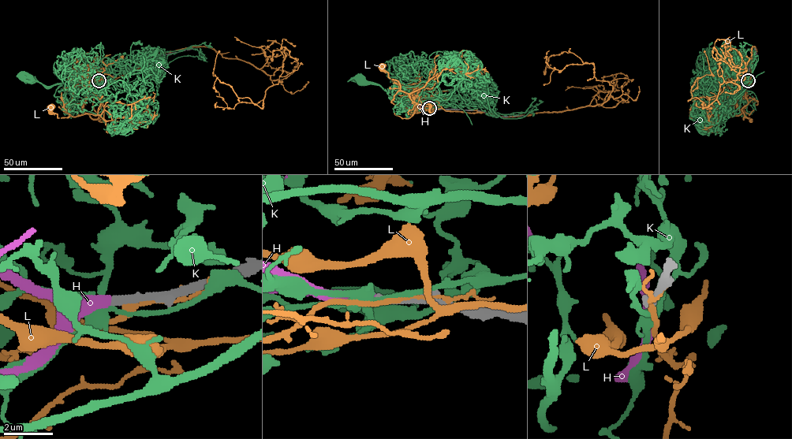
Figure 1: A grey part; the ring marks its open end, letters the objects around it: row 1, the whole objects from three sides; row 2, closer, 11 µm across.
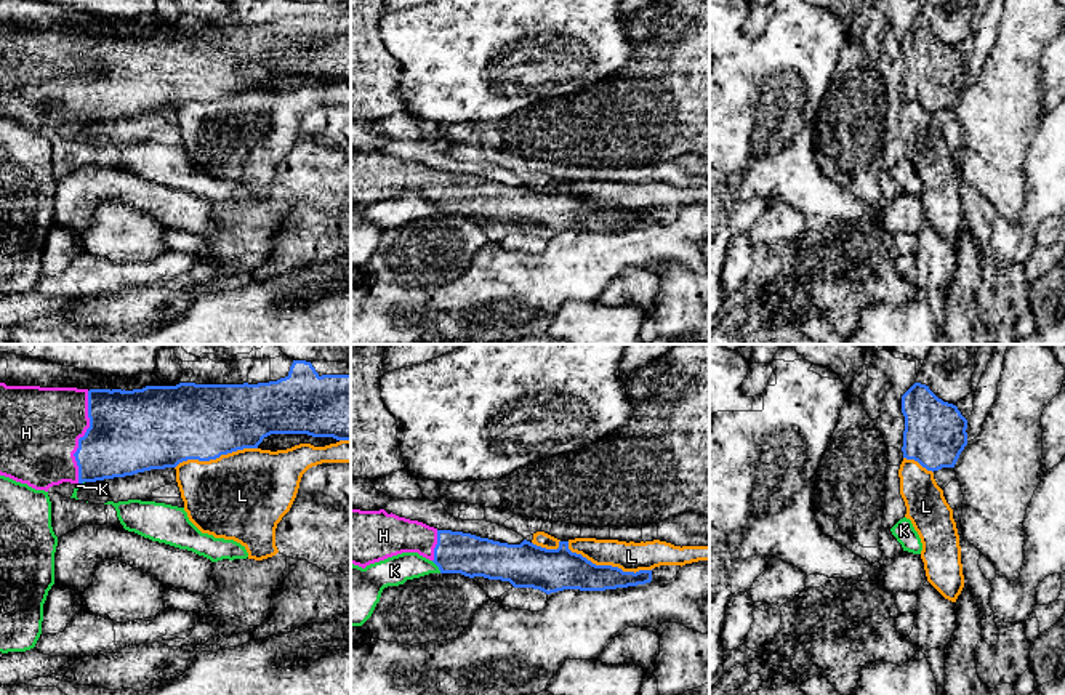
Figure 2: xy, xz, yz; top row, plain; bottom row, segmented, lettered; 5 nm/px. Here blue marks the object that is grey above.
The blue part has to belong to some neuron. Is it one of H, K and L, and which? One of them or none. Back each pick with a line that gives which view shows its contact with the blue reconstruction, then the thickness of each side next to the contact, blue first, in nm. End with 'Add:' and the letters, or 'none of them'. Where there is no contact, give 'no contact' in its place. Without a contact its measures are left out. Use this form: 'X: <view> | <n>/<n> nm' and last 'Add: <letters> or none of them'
H: xy | 400/400 nm
Add: H

